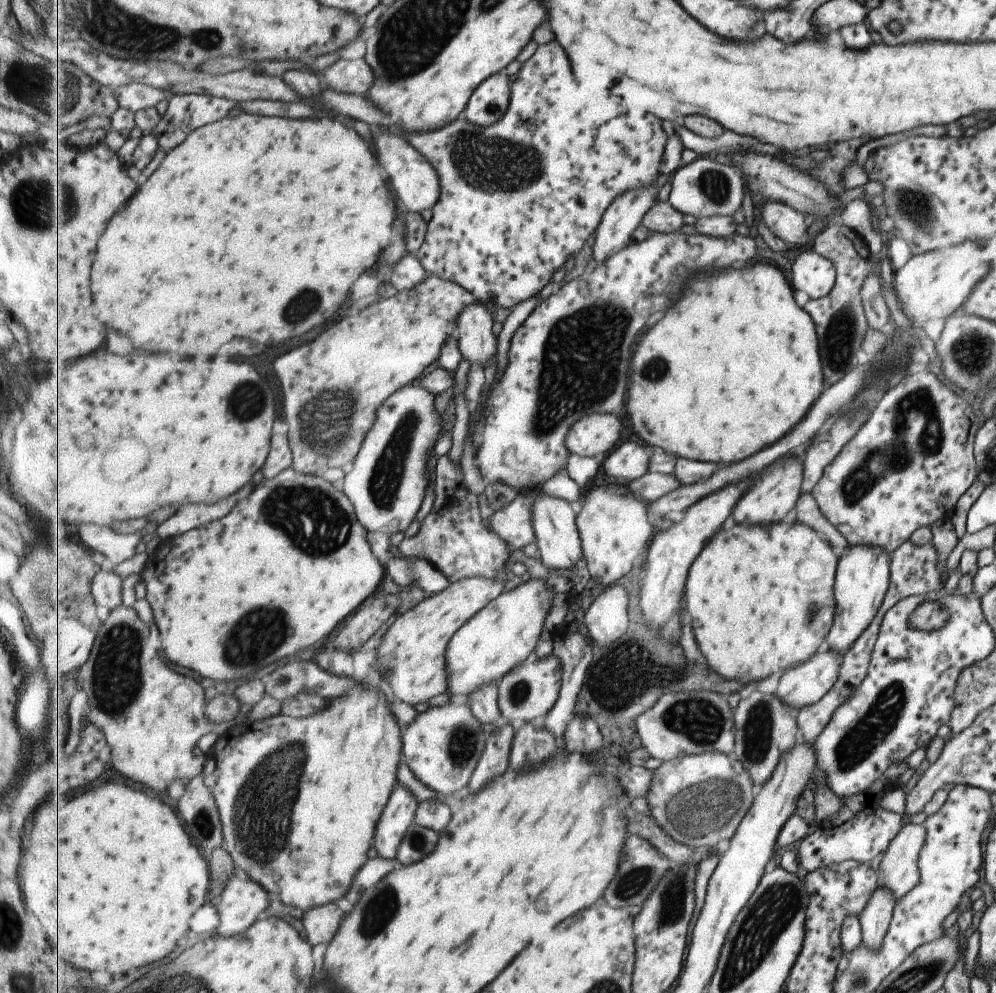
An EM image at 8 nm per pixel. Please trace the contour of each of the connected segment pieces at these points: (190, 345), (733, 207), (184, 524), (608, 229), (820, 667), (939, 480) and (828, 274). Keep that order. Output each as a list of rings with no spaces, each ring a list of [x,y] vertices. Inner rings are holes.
[[[241,112],[238,116],[227,117],[194,130],[179,146],[176,146],[171,152],[166,154],[159,168],[138,187],[130,202],[125,204],[122,210],[111,219],[106,234],[102,236],[101,242],[98,244],[97,258],[93,260],[95,266],[93,266],[94,272],[92,275],[93,304],[91,304],[91,310],[93,310],[93,316],[97,316],[99,322],[101,322],[101,316],[103,316],[103,322],[109,326],[110,330],[123,332],[123,330],[133,328],[135,346],[137,348],[147,348],[151,352],[171,352],[171,354],[181,354],[181,356],[189,358],[189,356],[195,356],[197,348],[205,348],[205,350],[211,350],[215,354],[217,352],[225,354],[229,358],[235,358],[235,356],[247,356],[247,358],[249,356],[257,356],[257,354],[263,354],[271,346],[283,344],[283,342],[287,342],[291,338],[299,338],[299,336],[303,336],[303,334],[307,334],[307,332],[327,324],[335,316],[335,312],[343,306],[343,302],[347,300],[347,296],[351,292],[351,286],[361,278],[361,274],[371,270],[379,262],[379,256],[383,252],[381,234],[383,234],[383,230],[387,230],[391,226],[393,220],[395,220],[395,202],[389,198],[385,170],[379,166],[375,154],[371,152],[369,144],[361,136],[343,136],[341,130],[335,128],[335,122],[329,120],[329,118],[327,120],[313,120],[313,118],[293,120],[293,118],[269,118],[269,116],[255,116]]]
[[[711,158],[695,159],[682,166],[672,179],[672,189],[669,195],[670,203],[683,214],[695,218],[709,218],[715,215],[730,217],[743,206],[745,202],[745,186],[742,174],[731,164],[721,164]]]
[[[229,498],[229,500],[223,500],[223,502],[211,504],[211,506],[183,504],[183,506],[179,506],[177,514],[172,514],[161,525],[154,528],[155,534],[164,542],[168,538],[175,538],[175,536],[183,534],[183,532],[204,526],[211,520],[223,518],[233,508],[233,500],[235,498]]]
[[[654,185],[629,191],[607,209],[592,246],[592,256],[597,265],[631,244],[633,232],[651,210],[655,196],[657,188]]]
[[[831,649],[815,652],[810,659],[787,669],[778,680],[775,694],[794,712],[818,701],[834,686],[841,655]]]
[[[928,370],[916,373],[907,373],[904,379],[889,387],[876,400],[868,420],[862,425],[858,434],[849,440],[845,447],[840,448],[838,455],[826,466],[818,480],[812,495],[815,497],[815,504],[819,512],[832,524],[849,545],[875,545],[886,548],[888,557],[903,541],[909,538],[911,532],[921,526],[930,526],[935,520],[951,518],[957,499],[967,490],[976,478],[975,461],[973,461],[972,444],[973,437],[979,428],[979,420],[973,413],[967,400],[955,396],[941,380],[937,380],[933,373]]]
[[[808,247],[793,262],[792,282],[797,290],[803,290],[810,299],[820,299],[829,294],[833,286],[834,263],[826,257],[819,256]]]

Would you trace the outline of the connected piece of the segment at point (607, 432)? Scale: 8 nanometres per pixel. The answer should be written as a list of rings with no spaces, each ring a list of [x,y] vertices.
[[[615,413],[584,416],[567,433],[566,445],[573,455],[598,457],[611,452],[621,440],[623,424]]]

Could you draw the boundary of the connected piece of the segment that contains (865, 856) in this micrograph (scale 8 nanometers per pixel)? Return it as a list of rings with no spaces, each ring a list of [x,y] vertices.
[[[881,776],[865,790],[843,797],[843,806],[831,815],[823,817],[815,831],[802,840],[797,857],[801,866],[810,873],[815,869],[848,860],[868,863],[879,852],[884,852],[904,823],[901,815],[879,805],[885,793],[893,790],[895,786],[896,783],[883,781]]]

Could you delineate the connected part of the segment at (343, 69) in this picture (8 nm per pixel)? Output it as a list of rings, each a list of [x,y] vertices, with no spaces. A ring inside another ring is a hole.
[[[363,59],[339,60],[325,68],[323,82],[339,92],[369,94],[374,87],[376,74],[369,63]]]

